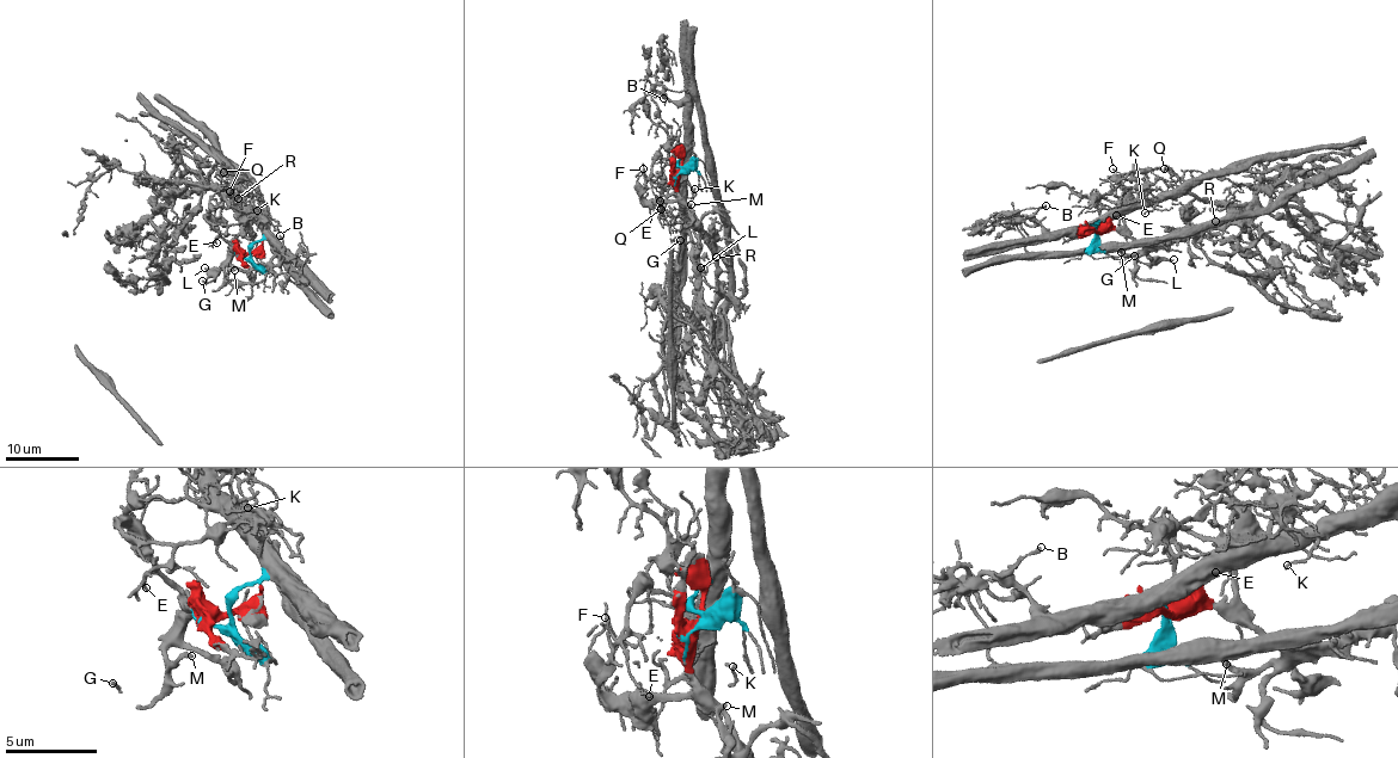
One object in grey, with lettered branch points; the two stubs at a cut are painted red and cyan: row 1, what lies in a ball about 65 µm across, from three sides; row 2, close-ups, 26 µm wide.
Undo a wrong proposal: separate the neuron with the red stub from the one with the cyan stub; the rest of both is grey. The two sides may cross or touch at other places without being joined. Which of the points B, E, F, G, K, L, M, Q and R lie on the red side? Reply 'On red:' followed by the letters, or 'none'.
On red: G, L, M, R

